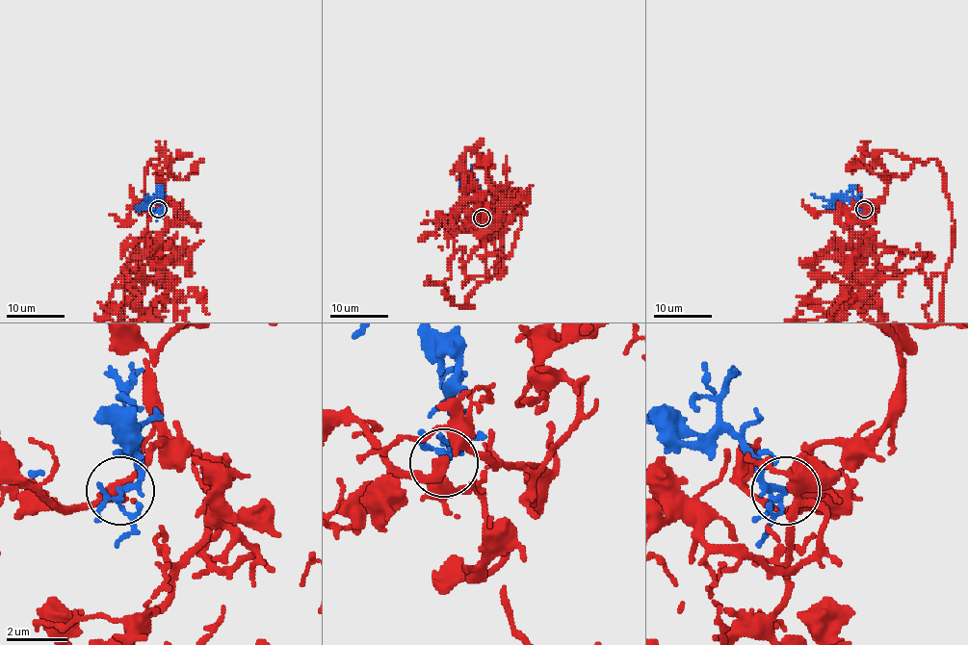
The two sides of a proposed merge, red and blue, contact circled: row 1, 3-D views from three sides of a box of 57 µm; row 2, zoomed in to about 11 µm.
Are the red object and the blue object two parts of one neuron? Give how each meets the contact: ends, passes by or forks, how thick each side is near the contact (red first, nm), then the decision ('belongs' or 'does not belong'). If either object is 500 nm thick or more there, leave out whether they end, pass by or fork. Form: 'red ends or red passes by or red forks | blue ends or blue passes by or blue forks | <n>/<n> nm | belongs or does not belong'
red forks | blue forks | 240/160 nm | belongs

